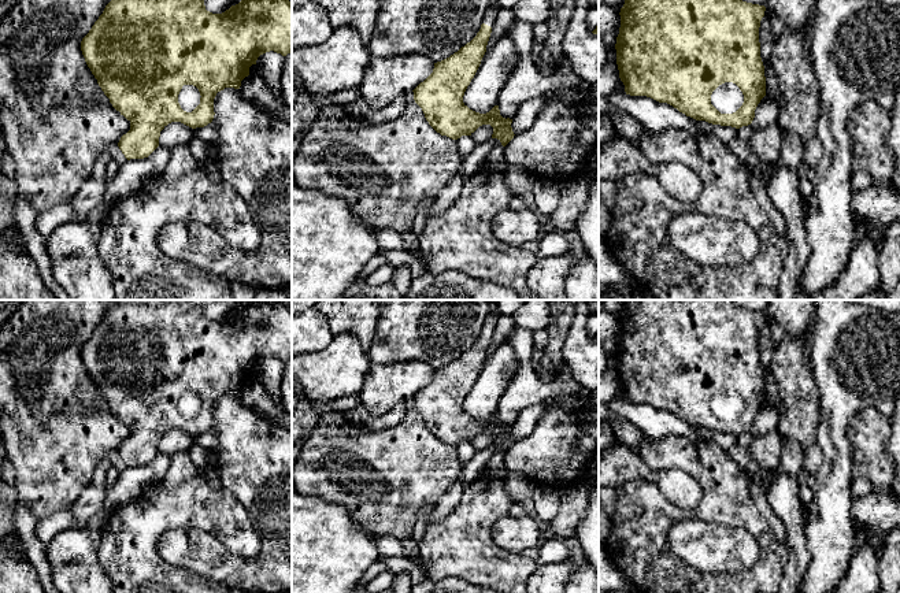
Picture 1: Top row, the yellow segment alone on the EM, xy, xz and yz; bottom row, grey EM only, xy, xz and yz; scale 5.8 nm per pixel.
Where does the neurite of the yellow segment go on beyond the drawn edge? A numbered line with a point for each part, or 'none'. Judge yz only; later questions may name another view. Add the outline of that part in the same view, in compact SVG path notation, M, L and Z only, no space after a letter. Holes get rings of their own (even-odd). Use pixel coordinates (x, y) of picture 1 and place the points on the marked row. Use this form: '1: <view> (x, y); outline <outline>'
1: yz (728, 97); outline M733 82L719 85L711 94L711 104L721 114L733 114L744 103L744 94L740 88Z

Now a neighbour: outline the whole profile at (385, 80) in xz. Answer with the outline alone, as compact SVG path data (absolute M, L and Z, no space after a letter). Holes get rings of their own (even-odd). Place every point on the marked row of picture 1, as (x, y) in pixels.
M423 55L373 56L359 85L360 97L373 110L381 110L412 92L433 68L434 62Z

